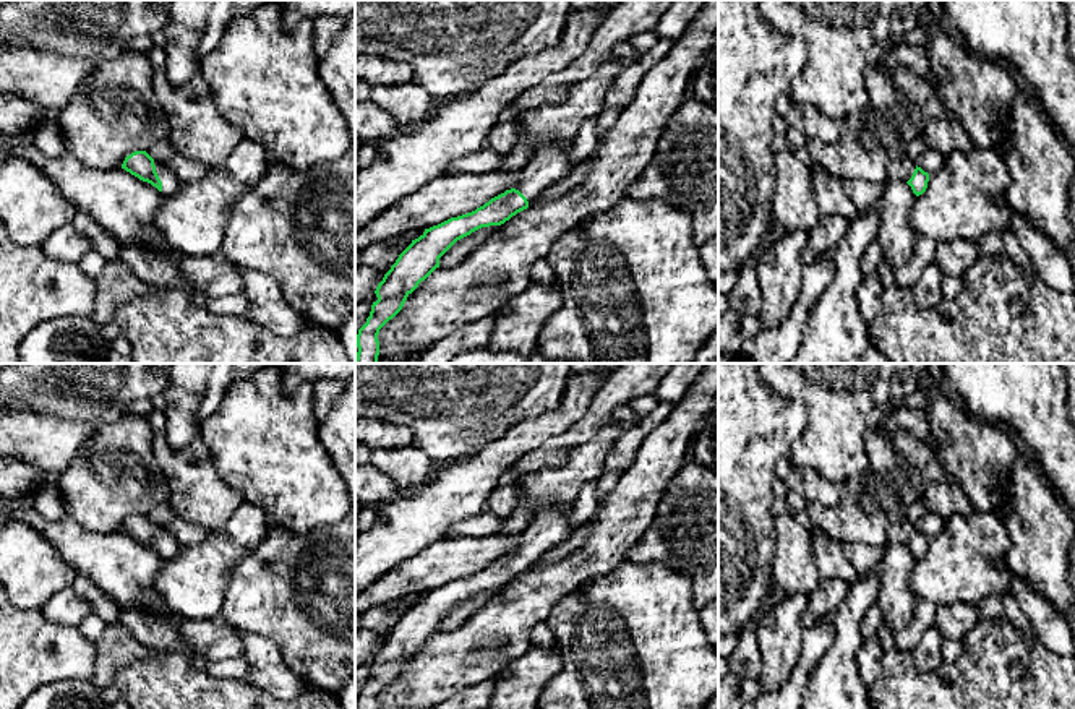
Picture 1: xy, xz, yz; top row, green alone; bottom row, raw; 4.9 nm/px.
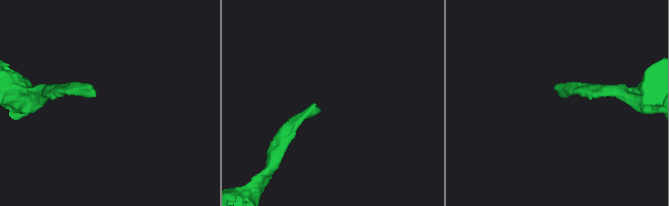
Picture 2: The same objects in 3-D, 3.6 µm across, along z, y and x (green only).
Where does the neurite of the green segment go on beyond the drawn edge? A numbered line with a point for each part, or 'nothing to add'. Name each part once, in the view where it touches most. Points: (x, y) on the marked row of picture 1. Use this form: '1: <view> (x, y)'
1: xy (171, 184)

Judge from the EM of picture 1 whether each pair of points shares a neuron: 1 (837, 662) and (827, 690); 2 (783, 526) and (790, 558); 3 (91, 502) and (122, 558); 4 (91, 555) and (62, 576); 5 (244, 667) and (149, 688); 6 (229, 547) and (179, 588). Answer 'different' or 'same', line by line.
1: same
2: same
3: different
4: different
5: different
6: same

